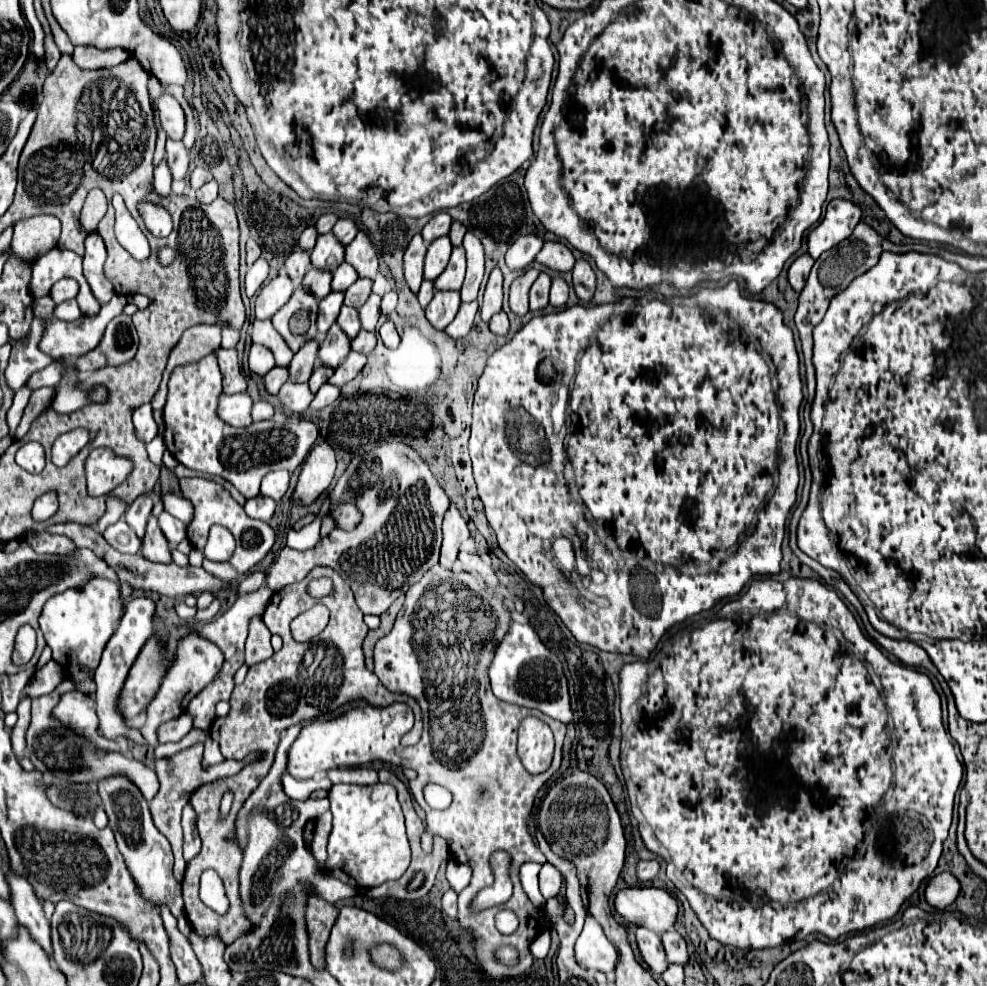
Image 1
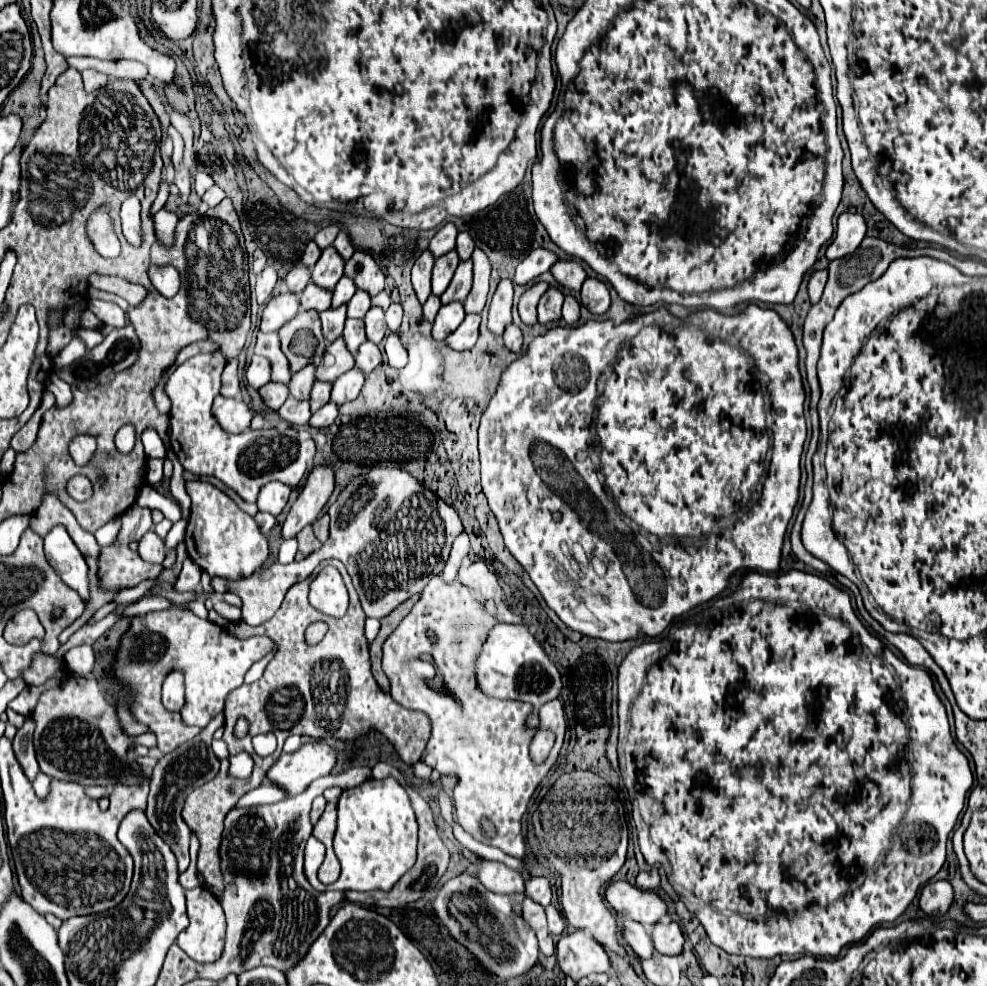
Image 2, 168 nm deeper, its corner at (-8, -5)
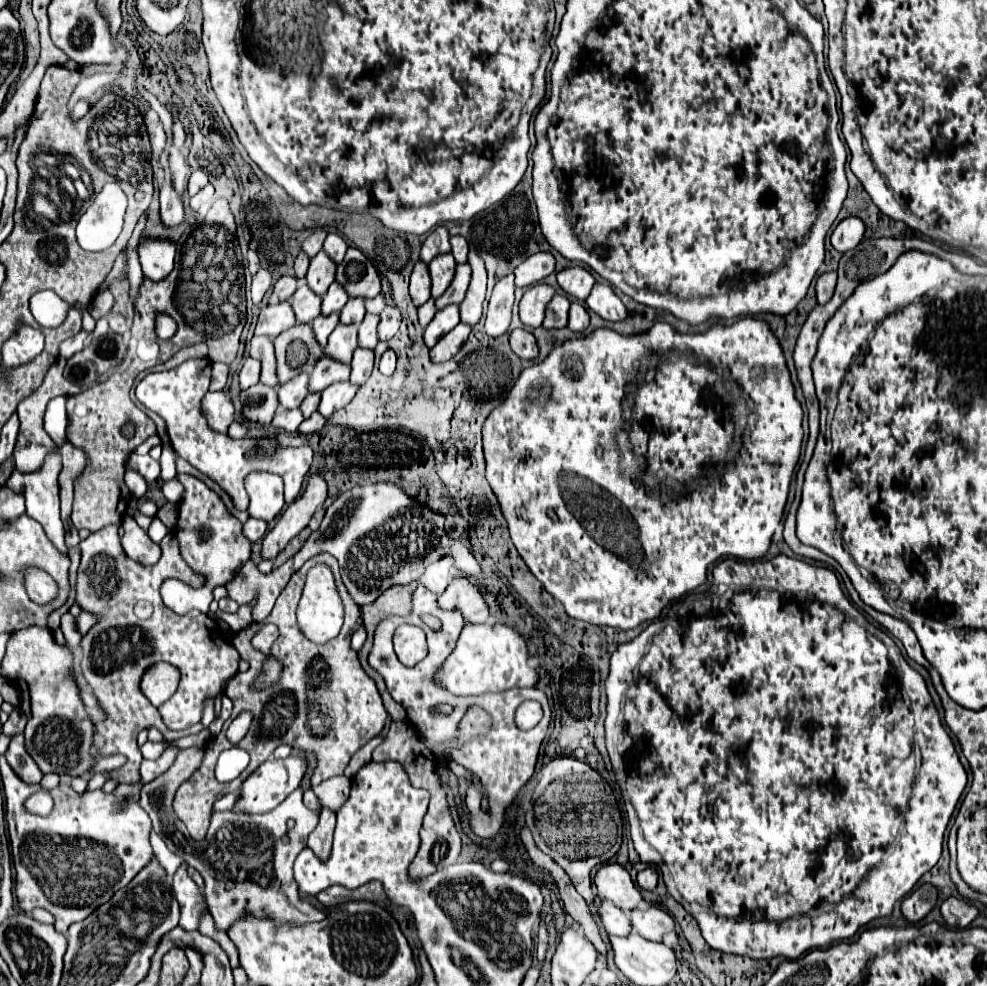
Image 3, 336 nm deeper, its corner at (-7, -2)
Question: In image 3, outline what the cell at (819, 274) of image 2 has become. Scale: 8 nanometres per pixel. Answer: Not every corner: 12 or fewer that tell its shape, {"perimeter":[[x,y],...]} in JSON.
{"perimeter":[[837,273],[817,279],[817,301],[825,305],[835,291]]}

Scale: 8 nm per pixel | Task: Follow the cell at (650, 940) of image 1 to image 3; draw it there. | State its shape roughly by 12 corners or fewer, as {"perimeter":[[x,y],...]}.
{"perimeter":[[603,899],[597,913],[607,933],[629,935],[629,915]]}

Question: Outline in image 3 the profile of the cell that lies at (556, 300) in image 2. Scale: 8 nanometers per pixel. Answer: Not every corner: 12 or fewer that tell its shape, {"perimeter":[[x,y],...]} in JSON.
{"perimeter":[[555,295],[545,313],[545,329],[567,327],[569,299]]}

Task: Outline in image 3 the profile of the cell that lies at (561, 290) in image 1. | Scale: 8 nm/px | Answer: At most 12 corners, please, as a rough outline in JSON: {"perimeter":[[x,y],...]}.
{"perimeter":[[577,301],[571,303],[569,329],[581,333],[589,327],[589,313]]}

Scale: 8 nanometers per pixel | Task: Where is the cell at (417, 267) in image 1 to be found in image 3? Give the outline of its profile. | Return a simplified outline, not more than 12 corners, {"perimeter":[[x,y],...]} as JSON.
{"perimeter":[[417,261],[409,295],[415,307],[431,299],[427,265]]}

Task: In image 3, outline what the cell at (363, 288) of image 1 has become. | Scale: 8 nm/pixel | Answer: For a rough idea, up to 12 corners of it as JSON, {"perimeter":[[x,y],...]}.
{"perimeter":[[349,299],[339,313],[341,325],[359,325],[365,299]]}

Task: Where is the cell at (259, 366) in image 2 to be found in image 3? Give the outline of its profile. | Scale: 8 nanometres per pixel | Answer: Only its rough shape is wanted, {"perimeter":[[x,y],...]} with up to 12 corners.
{"perimeter":[[247,357],[239,371],[239,387],[259,383],[261,363]]}

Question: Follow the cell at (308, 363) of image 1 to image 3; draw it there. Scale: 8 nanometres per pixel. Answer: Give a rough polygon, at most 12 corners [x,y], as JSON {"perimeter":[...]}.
{"perimeter":[[307,373],[277,389],[283,409],[297,409],[305,399]]}

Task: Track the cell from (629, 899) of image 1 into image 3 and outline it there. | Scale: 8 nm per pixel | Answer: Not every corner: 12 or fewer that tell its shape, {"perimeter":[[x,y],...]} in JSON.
{"perimeter":[[601,863],[593,881],[597,895],[625,913],[647,907],[629,871]]}

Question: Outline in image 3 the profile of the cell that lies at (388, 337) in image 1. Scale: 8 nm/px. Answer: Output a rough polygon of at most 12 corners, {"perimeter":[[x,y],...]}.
{"perimeter":[[385,351],[379,363],[379,371],[387,377],[396,368],[396,353]]}

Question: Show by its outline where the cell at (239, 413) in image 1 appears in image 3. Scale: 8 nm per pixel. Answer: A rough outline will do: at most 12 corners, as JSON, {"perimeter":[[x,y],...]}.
{"perimeter":[[223,391],[207,393],[201,413],[217,433],[227,433],[235,409]]}

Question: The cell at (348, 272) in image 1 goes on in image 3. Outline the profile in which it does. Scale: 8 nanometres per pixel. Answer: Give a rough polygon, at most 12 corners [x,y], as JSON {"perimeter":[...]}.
{"perimeter":[[339,283],[323,295],[321,315],[341,311],[349,295]]}

